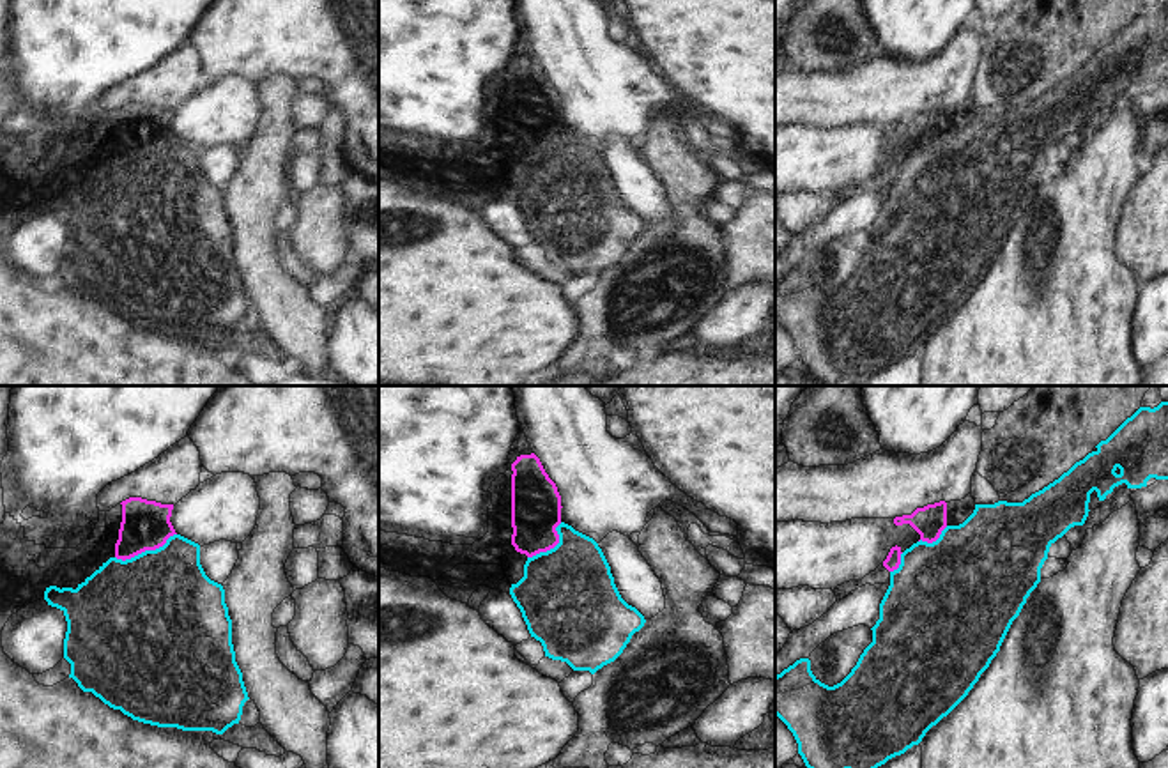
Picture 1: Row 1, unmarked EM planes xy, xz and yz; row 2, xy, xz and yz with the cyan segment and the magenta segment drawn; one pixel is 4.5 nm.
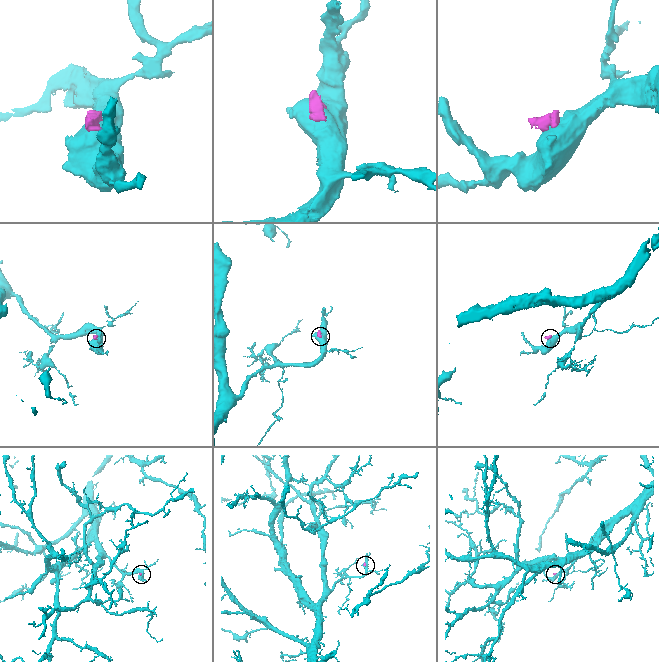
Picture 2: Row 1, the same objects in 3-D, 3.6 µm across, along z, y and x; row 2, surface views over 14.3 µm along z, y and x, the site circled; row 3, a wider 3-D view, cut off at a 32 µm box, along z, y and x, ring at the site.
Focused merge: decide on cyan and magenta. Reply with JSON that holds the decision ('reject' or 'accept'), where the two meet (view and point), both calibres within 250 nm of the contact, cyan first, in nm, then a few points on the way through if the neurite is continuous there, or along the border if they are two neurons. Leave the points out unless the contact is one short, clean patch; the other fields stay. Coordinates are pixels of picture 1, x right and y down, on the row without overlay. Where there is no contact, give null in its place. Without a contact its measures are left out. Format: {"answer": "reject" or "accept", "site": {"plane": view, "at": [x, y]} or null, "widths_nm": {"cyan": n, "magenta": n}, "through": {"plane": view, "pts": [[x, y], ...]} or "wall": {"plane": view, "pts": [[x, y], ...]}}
{"answer": "accept", "site": {"plane": "xy", "at": [146, 154]}, "widths_nm": {"cyan": 500, "magenta": 220}, "through": {"plane": "xy", "pts": [[160, 207], [156, 176], [146, 154], [146, 128]]}}

